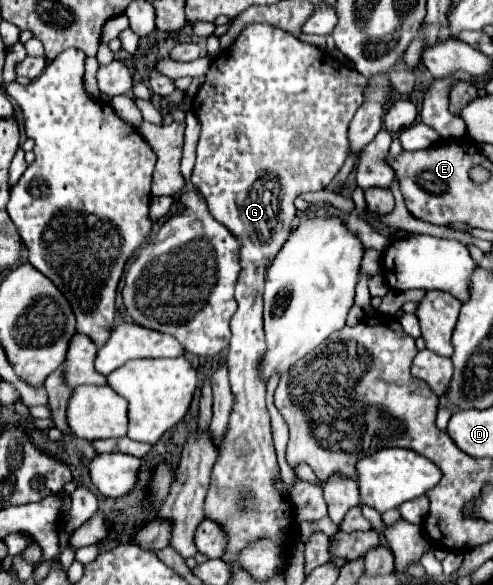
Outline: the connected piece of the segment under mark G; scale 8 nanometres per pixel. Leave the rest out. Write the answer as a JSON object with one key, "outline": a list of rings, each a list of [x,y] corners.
{"outline":[[[269,24],[247,26],[235,44],[221,52],[209,66],[205,82],[193,98],[193,112],[201,122],[201,138],[197,144],[197,160],[191,182],[205,196],[211,214],[225,224],[237,238],[241,238],[241,274],[235,286],[235,300],[239,304],[231,320],[231,346],[227,352],[227,372],[235,404],[229,418],[229,436],[221,446],[213,466],[211,486],[205,498],[205,518],[215,520],[229,534],[229,544],[223,560],[235,560],[237,552],[251,540],[285,538],[291,542],[295,536],[291,504],[275,490],[273,482],[279,472],[277,456],[271,438],[269,412],[265,408],[265,378],[261,376],[261,360],[265,356],[263,332],[263,296],[265,264],[275,258],[291,232],[291,220],[297,216],[293,200],[301,192],[315,192],[327,184],[341,170],[349,156],[347,130],[357,108],[363,104],[363,90],[367,78],[355,68],[335,60],[329,52],[305,44],[295,36],[273,28]]]}

